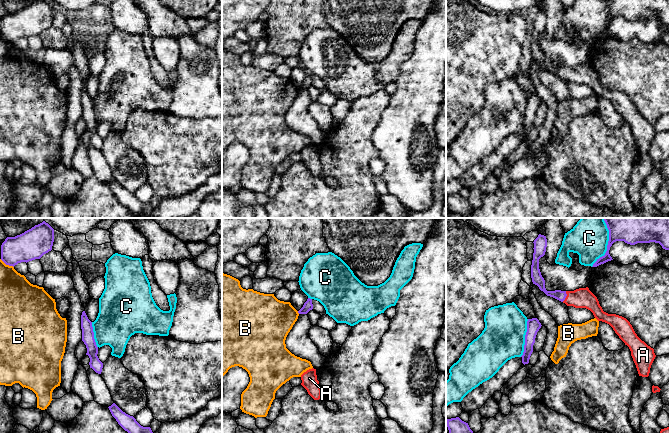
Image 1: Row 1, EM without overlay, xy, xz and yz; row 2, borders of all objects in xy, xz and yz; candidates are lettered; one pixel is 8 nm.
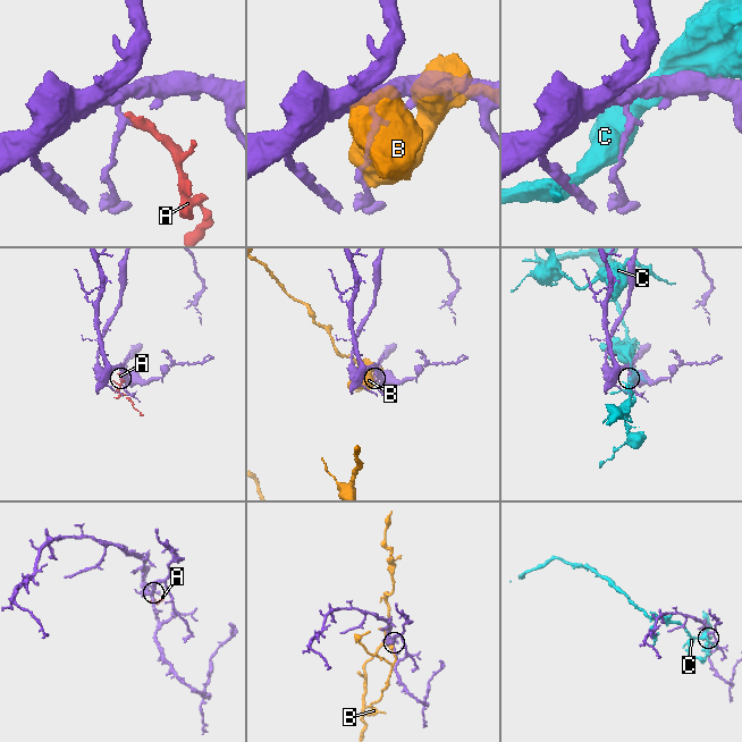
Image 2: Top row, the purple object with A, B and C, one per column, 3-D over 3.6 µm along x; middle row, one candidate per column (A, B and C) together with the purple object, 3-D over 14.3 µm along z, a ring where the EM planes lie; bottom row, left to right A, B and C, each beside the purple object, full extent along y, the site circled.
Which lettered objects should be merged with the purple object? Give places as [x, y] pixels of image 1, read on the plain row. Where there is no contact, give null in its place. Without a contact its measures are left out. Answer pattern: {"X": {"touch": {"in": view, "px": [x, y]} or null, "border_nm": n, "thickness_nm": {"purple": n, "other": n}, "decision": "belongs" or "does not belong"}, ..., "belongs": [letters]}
{"A": {"touch": {"in": "yz", "px": [566, 71]}, "border_nm": 90, "thickness_nm": {"purple": 80, "other": 160}, "decision": "belongs"}, "B": {"touch": {"in": "xy", "px": [7, 40]}, "border_nm": 130, "thickness_nm": {"purple": 240, "other": 280}, "decision": "does not belong"}, "C": {"touch": {"in": "yz", "px": [607, 22]}, "border_nm": 360, "thickness_nm": {"purple": 160, "other": 280}, "decision": "does not belong"}, "belongs": ["A"]}

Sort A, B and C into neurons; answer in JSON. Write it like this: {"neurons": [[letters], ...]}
{"neurons": [["A"], ["B"], ["C"]]}

